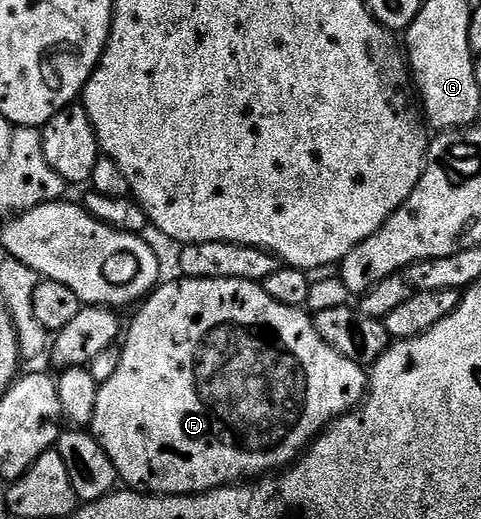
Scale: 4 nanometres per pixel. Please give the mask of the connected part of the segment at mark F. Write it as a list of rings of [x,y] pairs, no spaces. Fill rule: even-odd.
[[[191,277],[177,280],[170,281],[167,285],[166,282],[159,284],[137,306],[138,314],[128,321],[128,328],[121,342],[120,367],[116,370],[116,375],[108,379],[108,383],[98,386],[96,411],[89,428],[100,447],[104,447],[108,459],[112,459],[114,470],[123,486],[146,495],[185,497],[187,493],[207,493],[208,490],[219,489],[222,485],[233,485],[243,479],[257,479],[273,474],[293,465],[322,430],[361,405],[368,388],[367,370],[352,363],[352,359],[344,359],[340,351],[332,351],[332,347],[328,347],[328,343],[324,343],[324,339],[320,337],[320,331],[314,326],[313,316],[309,312],[306,314],[305,308],[284,307],[284,303],[276,303],[276,299],[264,292],[261,284],[256,281]]]

